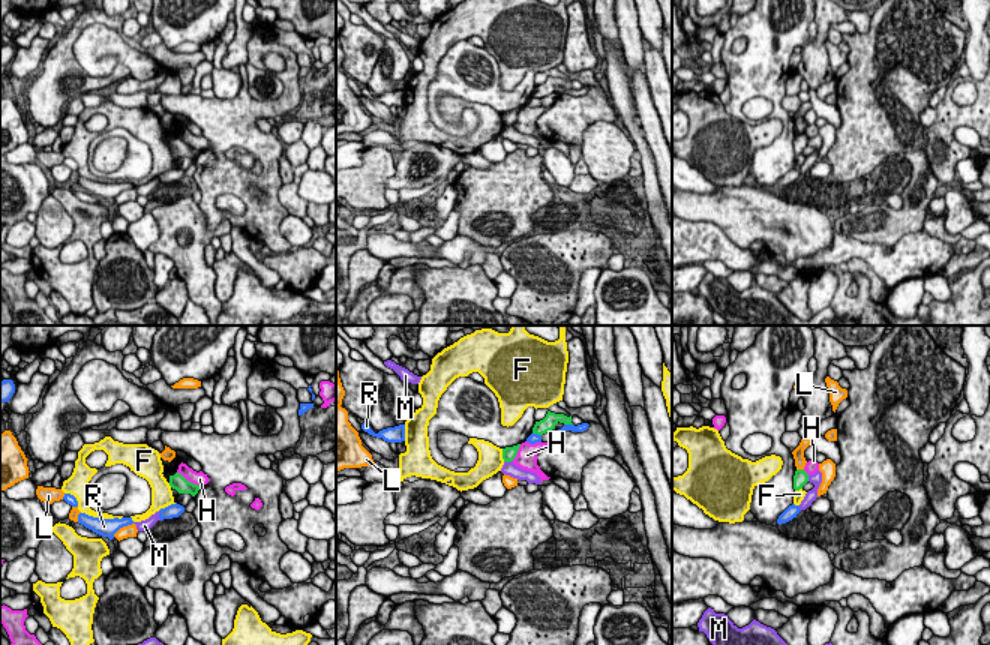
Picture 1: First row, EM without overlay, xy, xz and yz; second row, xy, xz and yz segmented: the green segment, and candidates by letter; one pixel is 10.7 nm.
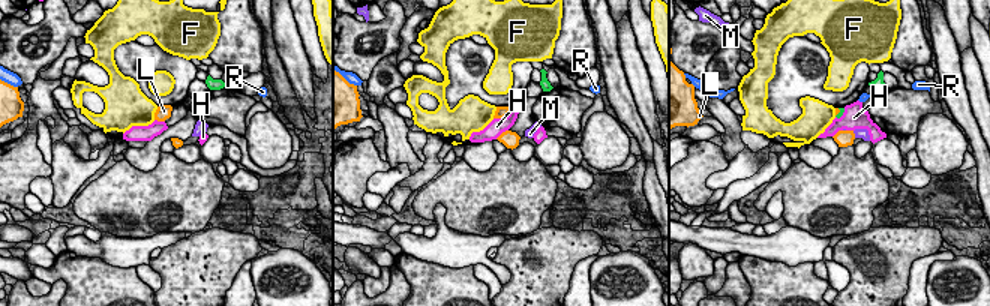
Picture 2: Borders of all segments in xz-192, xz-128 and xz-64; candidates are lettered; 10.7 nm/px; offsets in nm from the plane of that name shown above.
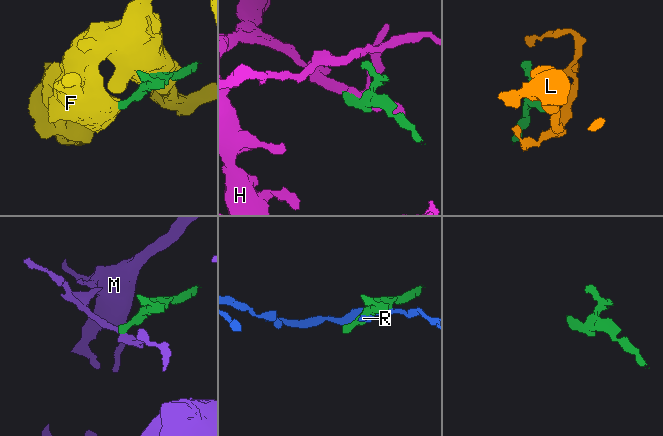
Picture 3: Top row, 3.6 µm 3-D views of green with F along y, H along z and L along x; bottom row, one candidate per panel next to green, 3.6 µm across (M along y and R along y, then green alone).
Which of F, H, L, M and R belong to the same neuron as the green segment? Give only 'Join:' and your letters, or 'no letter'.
Join: no letter

